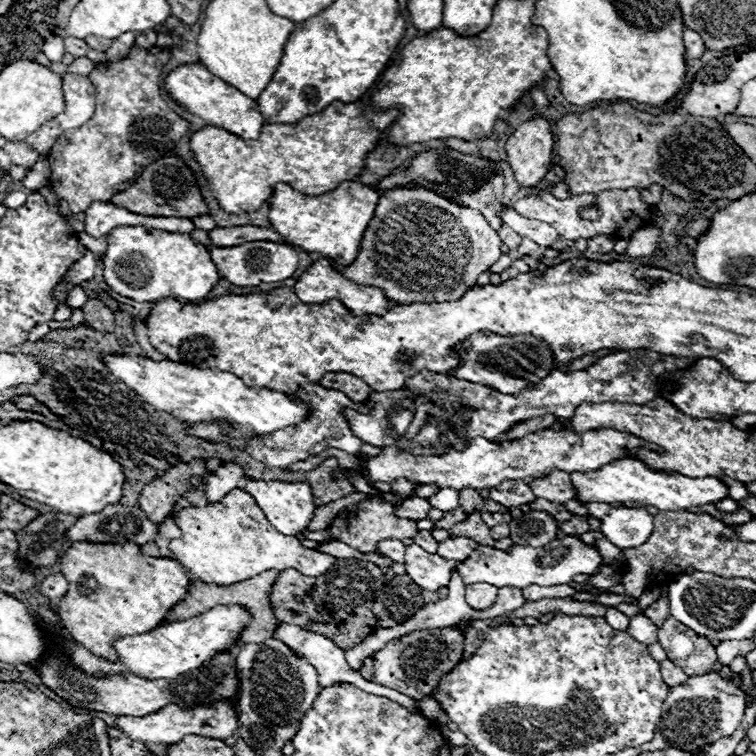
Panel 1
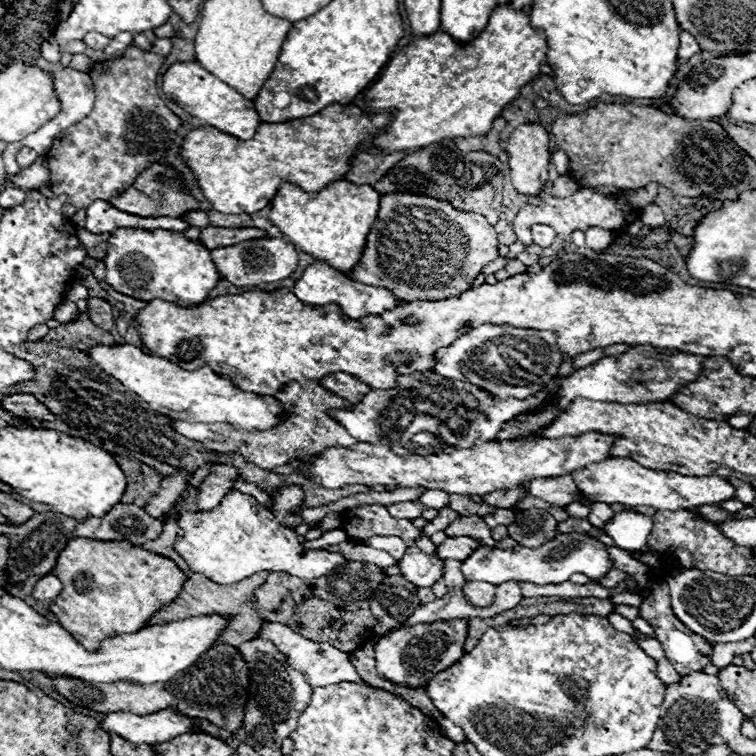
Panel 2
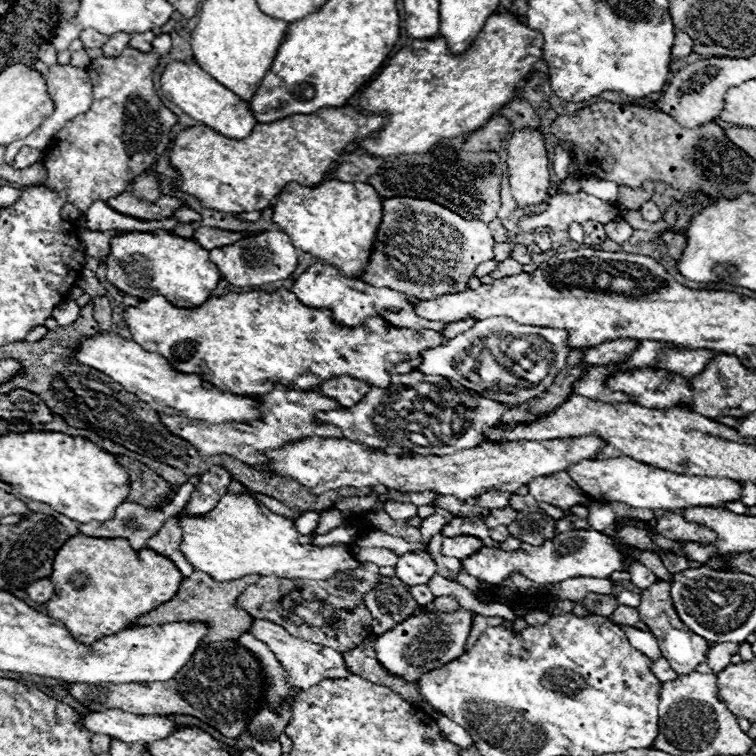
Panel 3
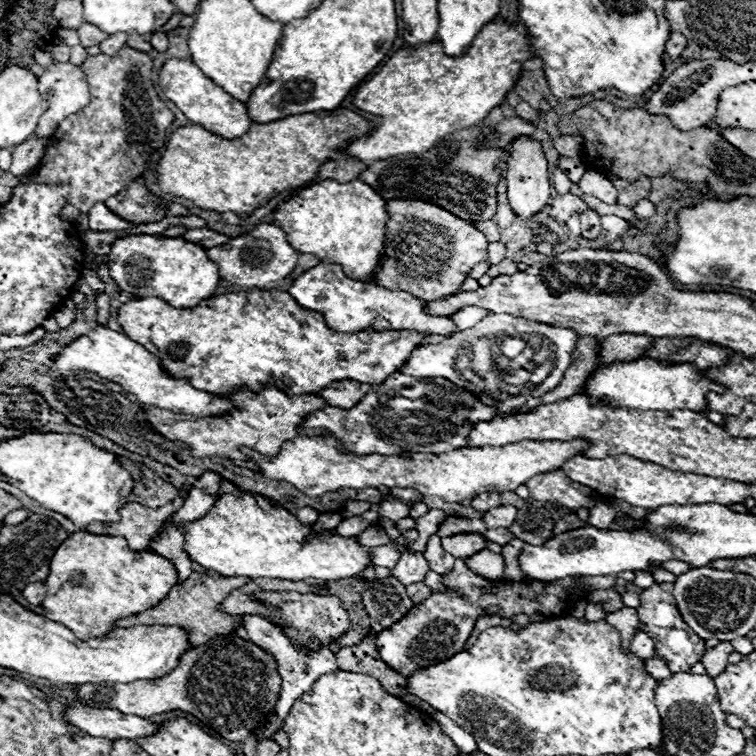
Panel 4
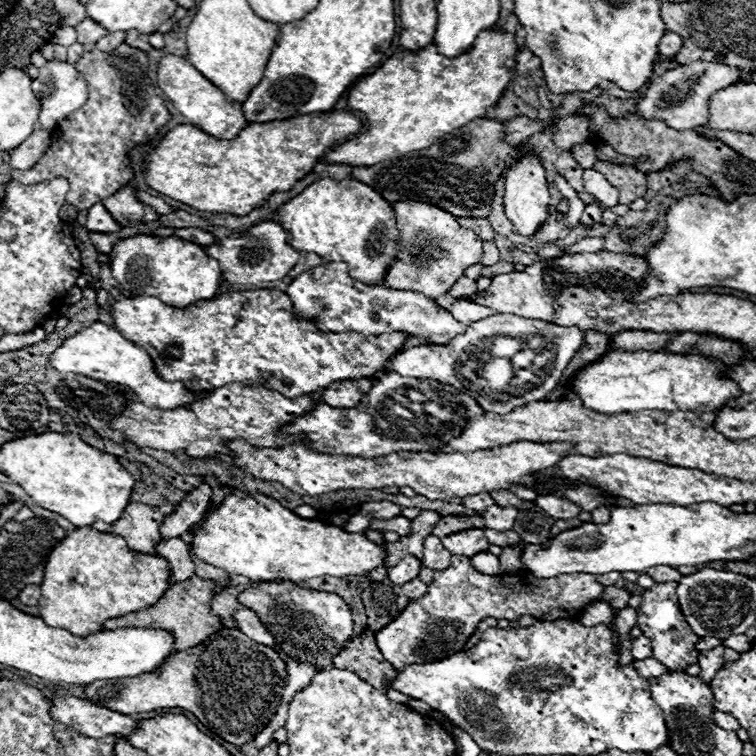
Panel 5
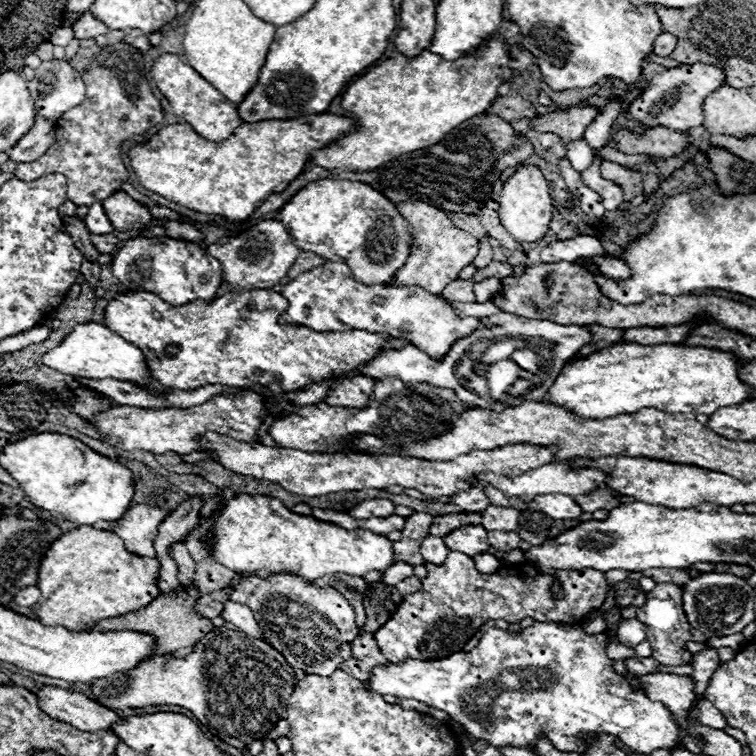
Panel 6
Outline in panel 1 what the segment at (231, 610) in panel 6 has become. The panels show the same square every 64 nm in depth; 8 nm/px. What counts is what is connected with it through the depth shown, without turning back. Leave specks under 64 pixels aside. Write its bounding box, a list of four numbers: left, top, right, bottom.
[272,624,418,710]

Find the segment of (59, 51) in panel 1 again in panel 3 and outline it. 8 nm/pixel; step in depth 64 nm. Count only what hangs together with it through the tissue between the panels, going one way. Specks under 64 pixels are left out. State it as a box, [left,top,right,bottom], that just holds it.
[38,44,58,66]

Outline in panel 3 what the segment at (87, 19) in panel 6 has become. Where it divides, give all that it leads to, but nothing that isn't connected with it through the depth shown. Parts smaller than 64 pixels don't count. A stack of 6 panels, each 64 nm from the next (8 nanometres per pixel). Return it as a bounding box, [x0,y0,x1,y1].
[80,28,108,48]

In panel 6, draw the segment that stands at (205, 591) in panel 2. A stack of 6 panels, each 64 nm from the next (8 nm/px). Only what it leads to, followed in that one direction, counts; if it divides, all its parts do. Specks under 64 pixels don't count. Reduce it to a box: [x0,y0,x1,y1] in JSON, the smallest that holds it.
[90,586,214,656]

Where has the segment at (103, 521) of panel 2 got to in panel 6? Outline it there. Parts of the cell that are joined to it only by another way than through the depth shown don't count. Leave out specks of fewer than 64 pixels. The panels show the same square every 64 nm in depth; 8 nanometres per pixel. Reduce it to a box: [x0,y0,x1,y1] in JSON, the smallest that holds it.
[92,504,168,558]

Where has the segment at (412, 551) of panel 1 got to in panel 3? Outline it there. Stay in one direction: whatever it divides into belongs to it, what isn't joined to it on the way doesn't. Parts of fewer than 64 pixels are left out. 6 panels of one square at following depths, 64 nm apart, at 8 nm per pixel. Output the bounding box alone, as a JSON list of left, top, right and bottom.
[396,550,436,586]

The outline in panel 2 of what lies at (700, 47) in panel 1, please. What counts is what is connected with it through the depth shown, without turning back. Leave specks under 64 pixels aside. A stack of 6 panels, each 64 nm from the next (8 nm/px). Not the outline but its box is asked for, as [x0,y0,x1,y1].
[678,32,700,60]

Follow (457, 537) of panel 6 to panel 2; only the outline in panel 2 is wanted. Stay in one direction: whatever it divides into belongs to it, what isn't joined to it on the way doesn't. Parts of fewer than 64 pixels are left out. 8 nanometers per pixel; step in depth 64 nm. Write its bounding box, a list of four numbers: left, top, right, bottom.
[436,536,480,560]

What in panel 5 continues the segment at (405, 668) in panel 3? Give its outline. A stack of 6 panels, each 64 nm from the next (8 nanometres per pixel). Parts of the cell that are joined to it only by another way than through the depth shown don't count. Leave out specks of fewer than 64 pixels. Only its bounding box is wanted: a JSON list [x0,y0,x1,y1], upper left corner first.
[376,556,604,670]

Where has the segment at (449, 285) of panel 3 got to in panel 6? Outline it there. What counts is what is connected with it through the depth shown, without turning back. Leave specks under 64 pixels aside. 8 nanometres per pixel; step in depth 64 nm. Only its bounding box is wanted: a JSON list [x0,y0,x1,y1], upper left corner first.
[392,202,478,294]

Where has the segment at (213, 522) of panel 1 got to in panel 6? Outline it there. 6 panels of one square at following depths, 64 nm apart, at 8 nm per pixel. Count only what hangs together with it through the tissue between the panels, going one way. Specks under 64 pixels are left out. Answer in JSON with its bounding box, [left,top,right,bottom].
[212,494,394,580]

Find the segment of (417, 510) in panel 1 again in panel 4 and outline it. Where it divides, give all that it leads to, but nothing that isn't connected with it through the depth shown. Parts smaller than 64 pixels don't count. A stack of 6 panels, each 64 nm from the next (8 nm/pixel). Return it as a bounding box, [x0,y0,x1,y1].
[378,500,410,520]

